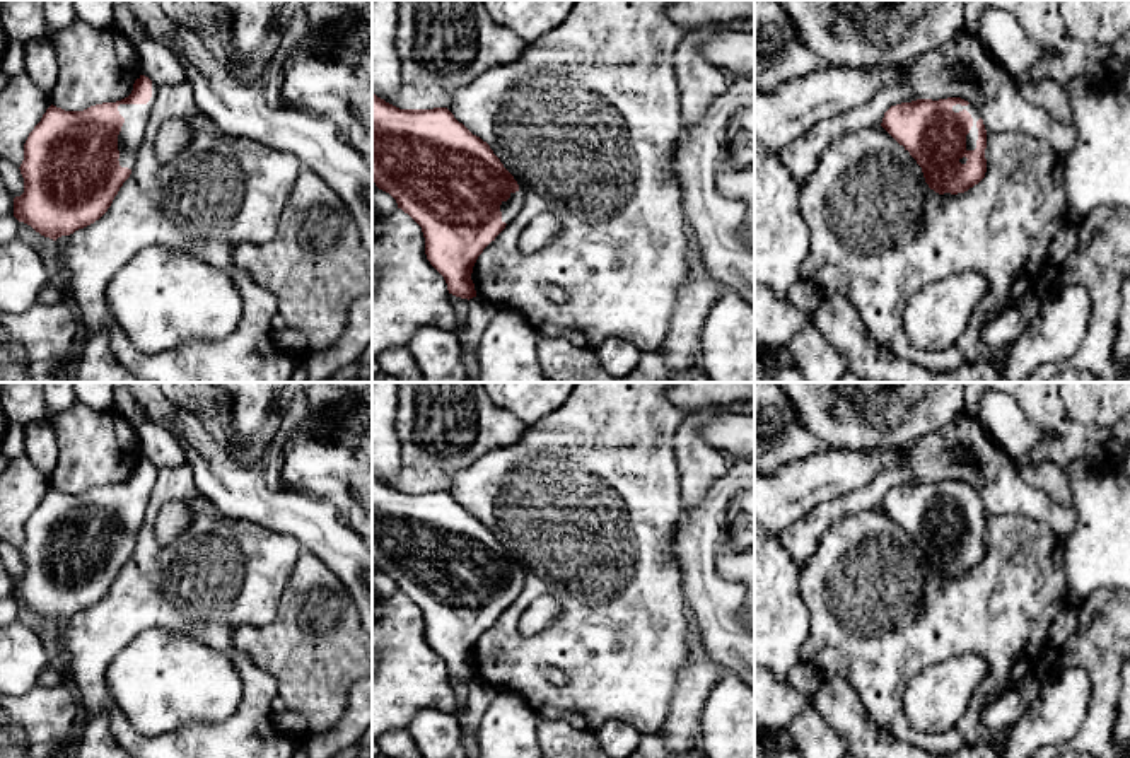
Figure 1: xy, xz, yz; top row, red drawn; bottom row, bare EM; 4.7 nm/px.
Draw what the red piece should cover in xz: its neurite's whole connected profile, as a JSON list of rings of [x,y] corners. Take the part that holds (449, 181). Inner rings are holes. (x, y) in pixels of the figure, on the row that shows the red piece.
[[[372,94],[372,181],[422,227],[427,259],[444,277],[449,294],[468,300],[476,297],[471,273],[478,256],[522,207],[517,181],[490,145],[459,123],[447,108],[399,109]]]

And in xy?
[[[140,75],[128,97],[84,111],[50,106],[24,143],[24,193],[14,198],[14,217],[56,241],[99,220],[137,164],[138,147],[157,96],[157,85]]]

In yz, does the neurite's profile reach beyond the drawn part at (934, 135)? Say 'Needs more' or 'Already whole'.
Needs more

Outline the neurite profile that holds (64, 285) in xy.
[[[61,236],[56,239],[58,244],[58,278],[56,278],[56,289],[61,292],[61,299],[65,302],[68,302],[70,306],[73,306],[73,297],[72,297],[72,290],[70,290],[70,282],[68,282],[68,273],[63,266],[63,251],[68,244],[68,236]]]

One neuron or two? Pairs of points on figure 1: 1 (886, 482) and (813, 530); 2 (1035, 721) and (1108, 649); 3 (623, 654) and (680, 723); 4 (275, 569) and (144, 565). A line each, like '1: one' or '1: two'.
1: one
2: two
3: two
4: one

